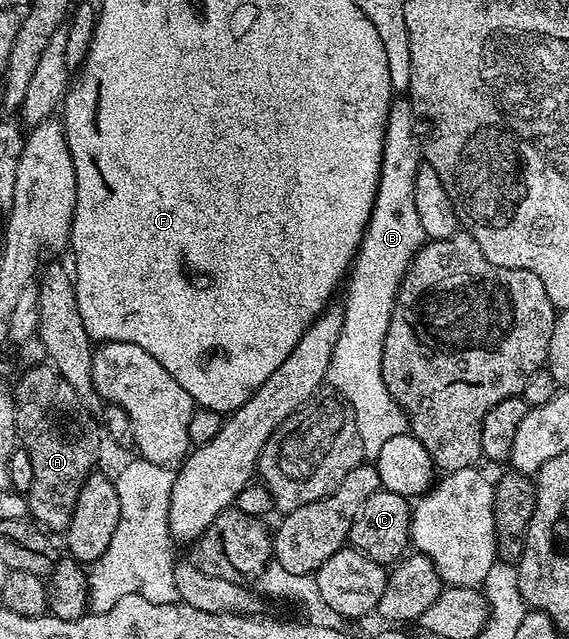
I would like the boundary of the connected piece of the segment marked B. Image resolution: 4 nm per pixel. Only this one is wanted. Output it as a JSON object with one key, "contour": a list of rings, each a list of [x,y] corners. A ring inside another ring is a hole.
{"contour":[[[392,99],[387,110],[377,194],[367,229],[363,232],[363,241],[359,243],[359,251],[349,269],[347,301],[341,304],[341,334],[337,346],[333,346],[333,358],[327,371],[330,387],[344,396],[353,410],[363,458],[367,462],[375,462],[381,446],[389,438],[406,433],[409,428],[403,409],[385,386],[381,358],[385,334],[395,309],[395,296],[412,258],[427,240],[425,230],[421,230],[421,221],[417,219],[417,205],[413,203],[413,182],[417,182],[421,163],[421,144],[415,141],[415,124],[417,117],[411,111],[410,99]]]}

